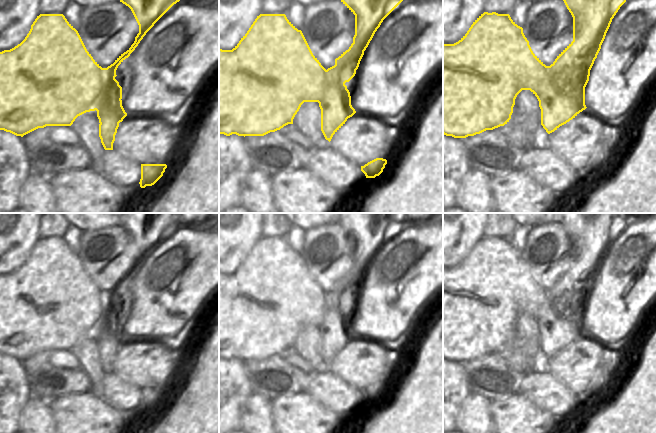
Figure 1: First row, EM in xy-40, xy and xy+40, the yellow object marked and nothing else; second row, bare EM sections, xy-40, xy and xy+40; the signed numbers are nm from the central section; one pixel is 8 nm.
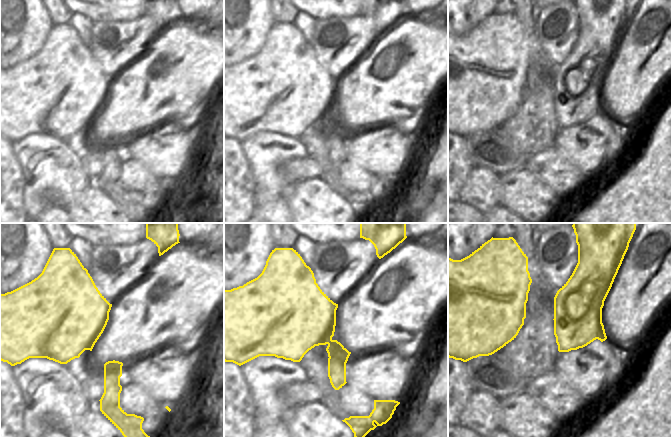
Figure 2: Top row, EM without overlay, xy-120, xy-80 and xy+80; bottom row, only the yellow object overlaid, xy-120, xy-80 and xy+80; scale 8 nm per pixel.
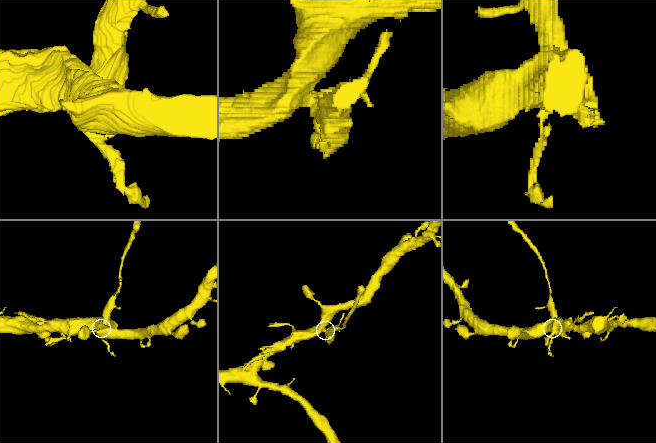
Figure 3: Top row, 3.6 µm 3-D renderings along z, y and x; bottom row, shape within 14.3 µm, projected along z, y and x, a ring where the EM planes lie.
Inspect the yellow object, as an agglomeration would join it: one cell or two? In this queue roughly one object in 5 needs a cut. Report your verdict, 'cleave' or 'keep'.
cleave

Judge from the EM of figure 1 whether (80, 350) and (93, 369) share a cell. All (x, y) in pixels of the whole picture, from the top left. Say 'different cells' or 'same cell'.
same cell

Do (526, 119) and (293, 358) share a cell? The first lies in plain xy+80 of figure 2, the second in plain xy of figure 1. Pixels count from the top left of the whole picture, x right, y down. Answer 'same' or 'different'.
different

